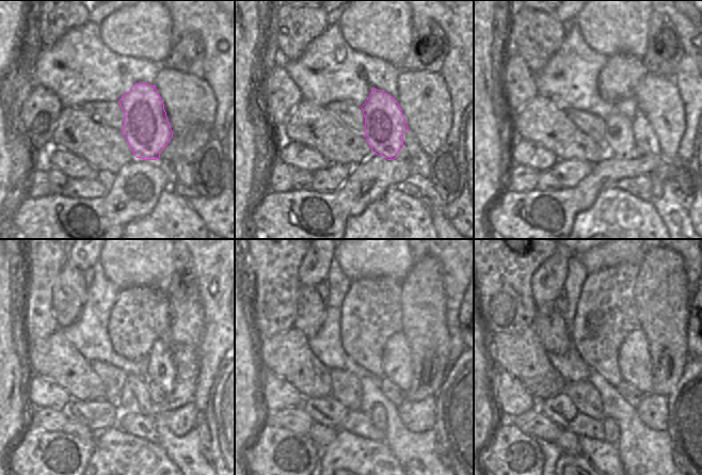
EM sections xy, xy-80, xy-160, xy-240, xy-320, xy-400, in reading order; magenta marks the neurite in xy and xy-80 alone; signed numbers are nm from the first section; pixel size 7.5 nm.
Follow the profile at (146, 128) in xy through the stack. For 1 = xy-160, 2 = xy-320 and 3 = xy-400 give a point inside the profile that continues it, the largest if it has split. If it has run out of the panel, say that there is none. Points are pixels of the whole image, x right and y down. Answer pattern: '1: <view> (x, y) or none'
1: xy-160 (619, 136)
2: xy-320 (378, 413)
3: xy-400 (611, 430)

